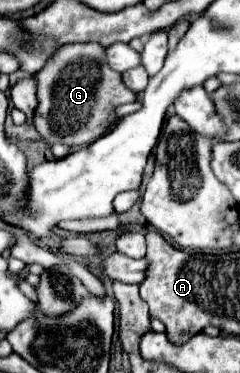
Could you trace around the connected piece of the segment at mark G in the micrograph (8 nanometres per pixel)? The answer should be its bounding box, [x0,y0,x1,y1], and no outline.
[32,44,136,146]

